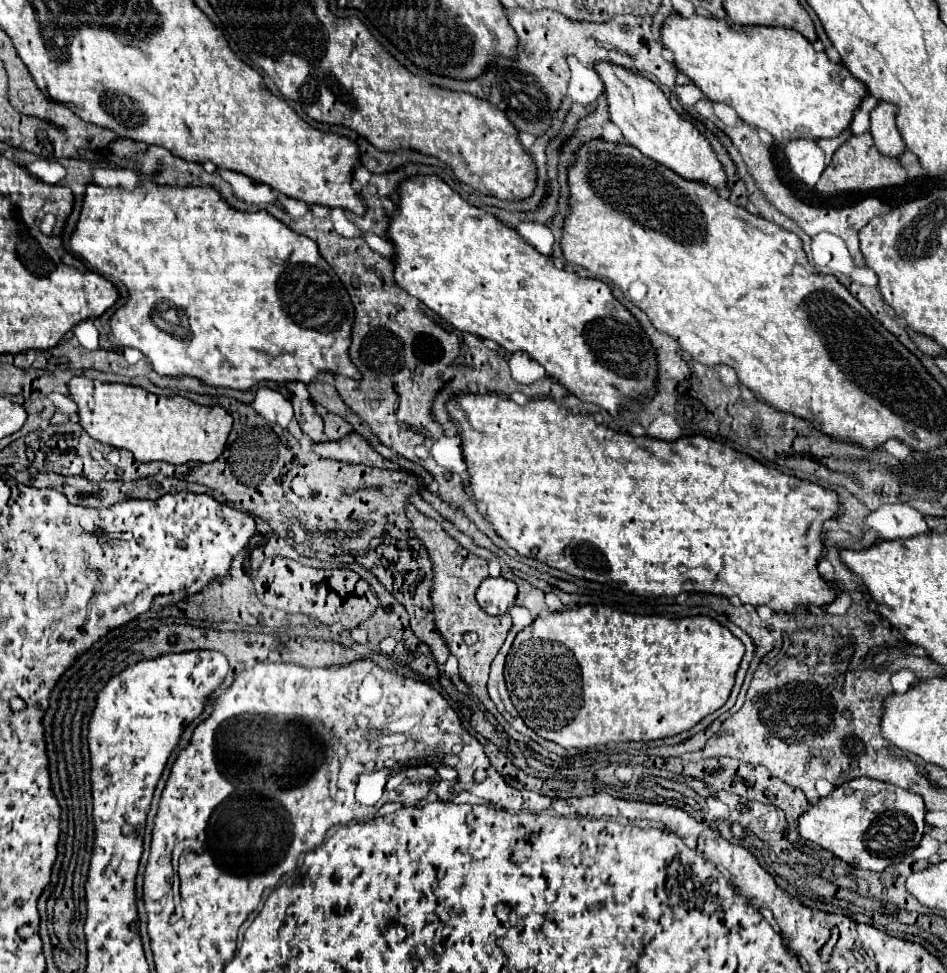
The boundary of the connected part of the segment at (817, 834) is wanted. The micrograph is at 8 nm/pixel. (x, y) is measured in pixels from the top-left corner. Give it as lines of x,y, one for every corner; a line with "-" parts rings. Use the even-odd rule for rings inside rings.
862,776
834,788
832,794
810,806
798,818
798,832
804,840
834,852
854,868
882,872
904,860
918,846
926,826
924,814
926,808
922,796

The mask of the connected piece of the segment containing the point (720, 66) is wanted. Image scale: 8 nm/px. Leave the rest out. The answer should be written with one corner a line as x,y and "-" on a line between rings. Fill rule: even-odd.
674,14
662,26
662,44
674,52
676,68
690,76
712,102
732,106
746,124
768,130
780,144
796,138
818,140
840,136
852,124
854,112
868,96
866,84
854,78
842,62
830,62
826,52
816,52
812,44
792,28
732,26
712,16
694,14
692,18
684,18

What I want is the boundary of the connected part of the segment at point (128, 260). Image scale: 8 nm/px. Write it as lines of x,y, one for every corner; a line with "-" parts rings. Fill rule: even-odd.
96,184
86,186
86,196
84,196
84,206
82,214
78,220
78,226
70,238
70,250
80,256
84,262
90,264
92,270
98,274
110,278
110,280
120,280
128,288
128,302
114,312
110,318
110,330
114,338
122,346
138,348
144,356
148,356
150,364
160,376
192,376
198,378
206,386
216,386
216,388
234,388
234,390
252,390
260,382
276,382
276,384
290,384
290,382
304,382
310,384
314,382
322,372
332,372
332,374
342,374
354,380
360,380
360,370
352,364
348,356
348,344
350,344
350,334
352,334
352,324
354,324
354,308
352,300
336,276
336,272
326,264
326,260
320,256
318,246
314,240
296,234
288,226
284,226
280,220
270,216
266,210
258,212
238,212
232,210
218,190
210,186
156,186
152,190
124,190
124,188
102,188

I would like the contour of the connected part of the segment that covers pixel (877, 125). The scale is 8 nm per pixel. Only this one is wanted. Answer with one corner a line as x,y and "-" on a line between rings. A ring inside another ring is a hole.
878,102
878,106
870,112
870,122
876,148
882,154
898,158
904,152
904,140
900,132
896,132
896,106

